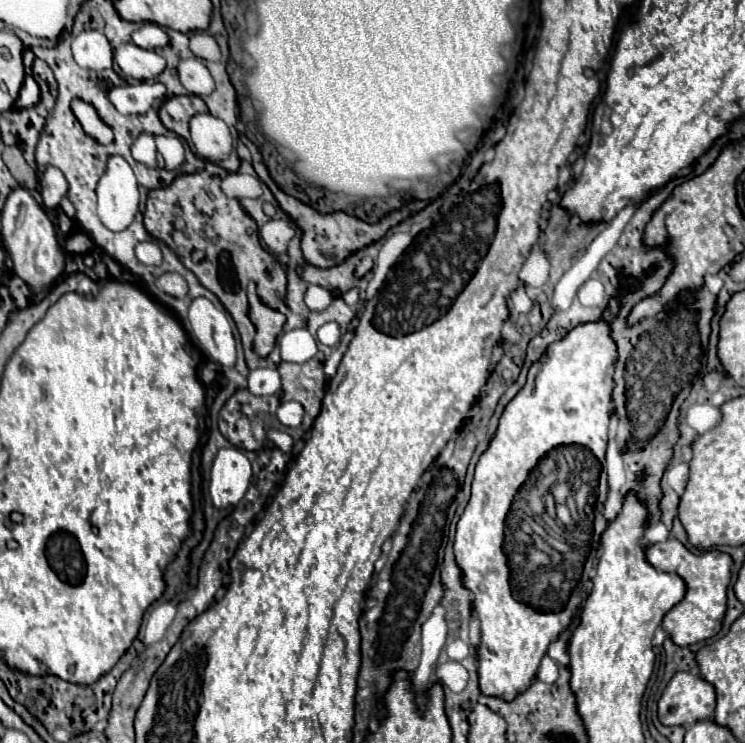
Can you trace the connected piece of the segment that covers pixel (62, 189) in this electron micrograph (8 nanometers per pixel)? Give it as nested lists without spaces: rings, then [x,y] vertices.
[[[48,167],[40,177],[40,193],[46,207],[54,209],[60,205],[60,199],[68,193],[68,181],[64,173],[56,167]]]

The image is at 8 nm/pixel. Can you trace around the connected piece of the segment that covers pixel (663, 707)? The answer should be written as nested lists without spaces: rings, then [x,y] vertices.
[[[680,671],[676,673],[668,687],[664,689],[660,701],[658,701],[658,717],[660,723],[664,725],[692,725],[698,719],[710,719],[714,715],[716,709],[716,693],[714,693],[714,685],[710,685],[706,679],[702,679],[700,675],[692,675],[688,671]]]

